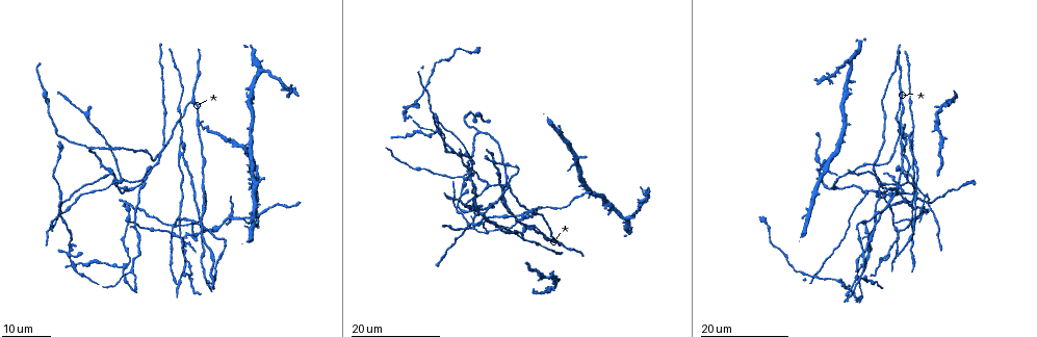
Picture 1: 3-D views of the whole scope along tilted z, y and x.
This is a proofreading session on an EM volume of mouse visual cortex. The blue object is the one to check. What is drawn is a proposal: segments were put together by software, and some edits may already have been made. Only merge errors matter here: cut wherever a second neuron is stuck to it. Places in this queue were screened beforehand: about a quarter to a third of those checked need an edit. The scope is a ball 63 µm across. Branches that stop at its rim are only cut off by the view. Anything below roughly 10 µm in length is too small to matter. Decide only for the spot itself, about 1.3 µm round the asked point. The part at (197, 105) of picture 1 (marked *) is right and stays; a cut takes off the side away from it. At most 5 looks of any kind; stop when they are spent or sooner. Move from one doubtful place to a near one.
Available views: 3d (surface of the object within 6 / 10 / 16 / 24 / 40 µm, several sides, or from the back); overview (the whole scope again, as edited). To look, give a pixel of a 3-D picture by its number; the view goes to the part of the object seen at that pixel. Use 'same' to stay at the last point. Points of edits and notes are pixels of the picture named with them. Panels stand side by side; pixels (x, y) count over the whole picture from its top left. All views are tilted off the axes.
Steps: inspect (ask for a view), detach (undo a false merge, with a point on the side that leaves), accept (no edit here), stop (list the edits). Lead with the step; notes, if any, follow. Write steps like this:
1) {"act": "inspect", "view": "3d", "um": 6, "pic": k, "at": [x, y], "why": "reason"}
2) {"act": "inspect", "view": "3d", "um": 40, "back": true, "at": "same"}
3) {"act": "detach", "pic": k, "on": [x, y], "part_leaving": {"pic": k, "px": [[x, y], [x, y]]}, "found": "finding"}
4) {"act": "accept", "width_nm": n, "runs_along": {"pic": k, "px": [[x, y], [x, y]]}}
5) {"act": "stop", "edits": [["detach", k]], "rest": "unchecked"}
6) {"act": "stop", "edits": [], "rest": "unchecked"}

{"act": "inspect", "view": "3d", "um": 16, "pic": 1, "at": [193, 102], "why": "three-way junction"}

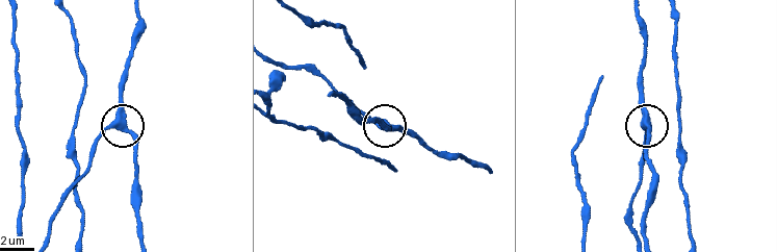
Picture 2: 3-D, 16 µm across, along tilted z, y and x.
{"act": "inspect", "view": "3d", "um": 6, "pic": 2, "at": [115, 123], "why": "closer look"}

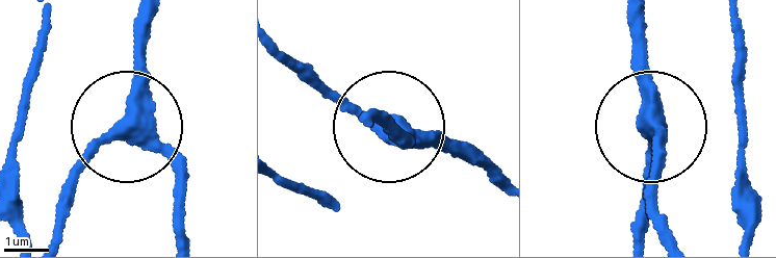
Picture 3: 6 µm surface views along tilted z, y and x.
{"act": "accept", "width_nm": 320, "found": "continuous, no second neuron"}

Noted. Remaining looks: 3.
{"act": "inspect", "view": "3d", "um": 16, "pic": 1, "at": [913, 131], "why": "two arms in line, one across"}

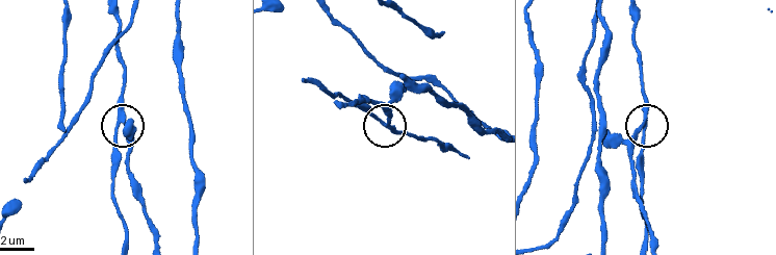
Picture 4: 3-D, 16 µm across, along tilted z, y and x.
{"act": "inspect", "view": "3d", "um": 10, "pic": 4, "at": [639, 126]}

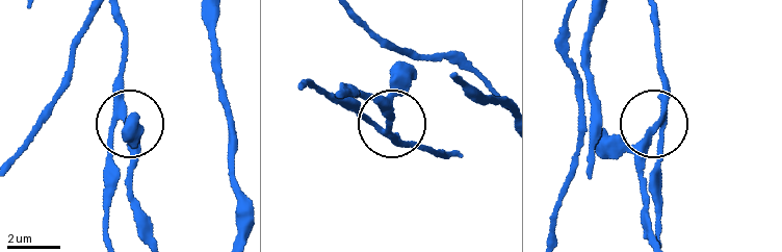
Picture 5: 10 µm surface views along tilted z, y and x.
{"act": "inspect", "view": "3d", "um": 10, "back": true, "pic": 5, "at": [656, 124], "why": "from behind"}

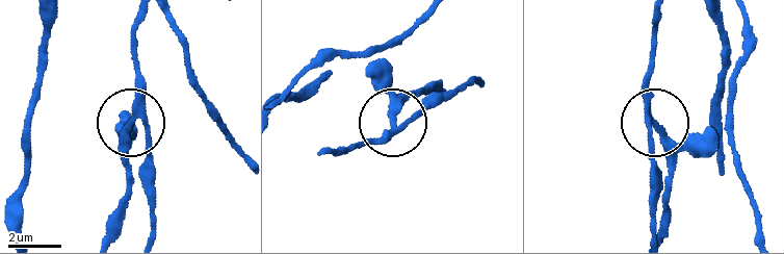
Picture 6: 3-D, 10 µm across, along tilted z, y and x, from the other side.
{"act": "detach", "pic": 6, "on": [395, 112], "arms": 3, "part_leaving": {"pic": 6, "px": [[394, 132], [402, 102], [441, 83]]}, "found": "two neurons meet here"}

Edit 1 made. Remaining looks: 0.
{"act": "stop", "edits": [["detach", 6]], "rest": "unchecked"}

